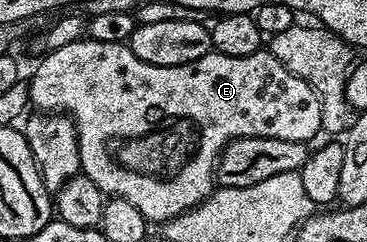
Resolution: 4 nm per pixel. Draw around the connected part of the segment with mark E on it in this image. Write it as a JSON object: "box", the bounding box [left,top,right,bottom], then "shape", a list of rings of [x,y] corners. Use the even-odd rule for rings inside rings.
{"box":[27,38,322,222],"shape":[[[82,38],[67,46],[59,46],[59,50],[54,52],[44,53],[40,59],[37,69],[33,72],[33,81],[28,81],[27,84],[32,107],[45,114],[68,116],[77,125],[78,152],[81,159],[80,171],[87,178],[91,178],[91,182],[95,182],[95,186],[99,186],[102,193],[109,196],[121,196],[127,202],[131,202],[131,206],[135,206],[135,210],[139,210],[139,214],[143,214],[146,221],[149,222],[153,222],[153,220],[164,222],[173,220],[176,216],[182,216],[188,208],[197,207],[198,198],[204,198],[214,191],[215,165],[218,156],[230,140],[243,139],[245,136],[258,136],[267,139],[287,139],[299,143],[311,141],[310,139],[316,132],[322,131],[321,103],[315,90],[307,82],[303,82],[303,78],[291,74],[291,70],[287,70],[287,66],[283,66],[283,62],[279,62],[279,58],[275,58],[273,53],[268,50],[247,54],[243,58],[231,58],[222,52],[210,50],[206,56],[190,64],[155,66],[135,58],[128,43],[116,44],[115,42],[99,42],[98,40]]]}

